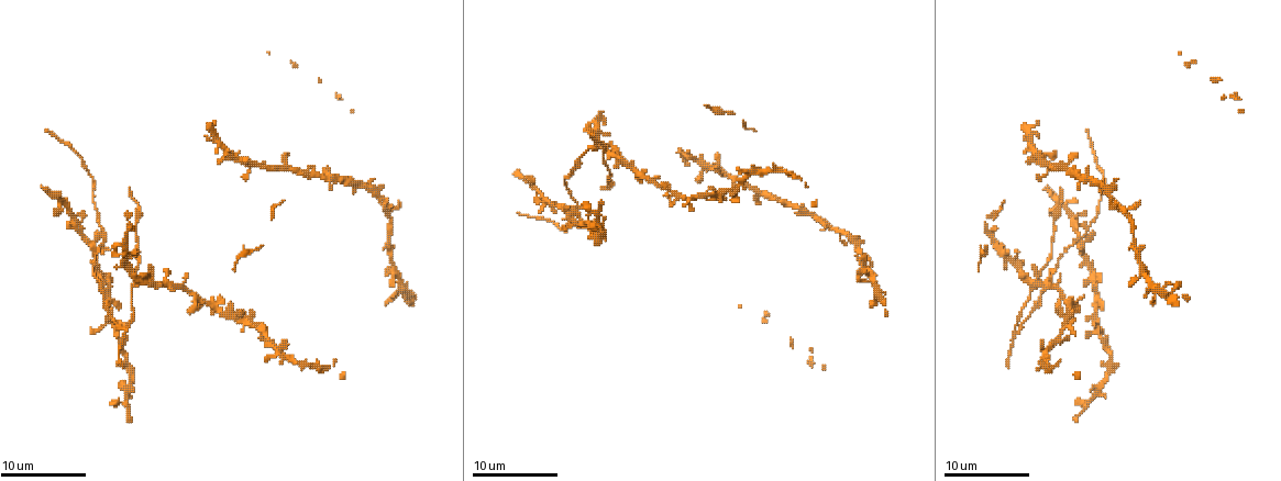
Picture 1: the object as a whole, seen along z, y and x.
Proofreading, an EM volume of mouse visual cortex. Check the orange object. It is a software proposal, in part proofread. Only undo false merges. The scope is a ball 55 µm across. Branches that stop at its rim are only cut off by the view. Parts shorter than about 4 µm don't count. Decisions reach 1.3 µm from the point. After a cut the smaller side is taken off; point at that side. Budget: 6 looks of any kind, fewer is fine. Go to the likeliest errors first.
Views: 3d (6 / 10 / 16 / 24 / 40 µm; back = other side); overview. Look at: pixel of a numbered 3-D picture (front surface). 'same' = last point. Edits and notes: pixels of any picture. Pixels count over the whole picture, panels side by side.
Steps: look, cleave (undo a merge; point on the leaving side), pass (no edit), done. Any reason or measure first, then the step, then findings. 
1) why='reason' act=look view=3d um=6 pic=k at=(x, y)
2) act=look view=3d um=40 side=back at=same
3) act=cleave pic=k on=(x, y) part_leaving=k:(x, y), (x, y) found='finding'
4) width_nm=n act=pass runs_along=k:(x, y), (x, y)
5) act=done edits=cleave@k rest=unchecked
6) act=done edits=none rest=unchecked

why='a fork' act=look view=3d um=10 pic=1 at=(606, 159)

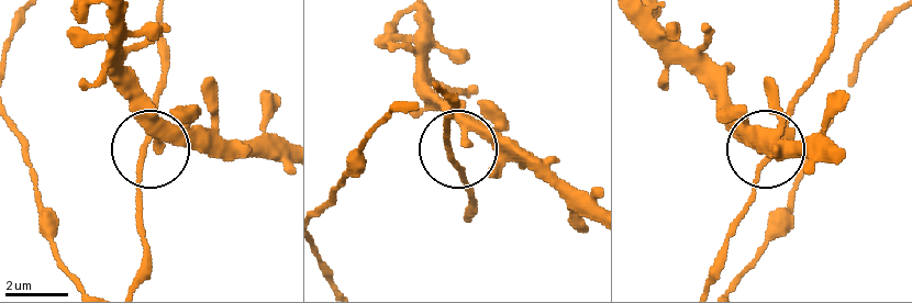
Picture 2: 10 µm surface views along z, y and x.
act=look view=3d um=6 pic=2 at=(452, 150)

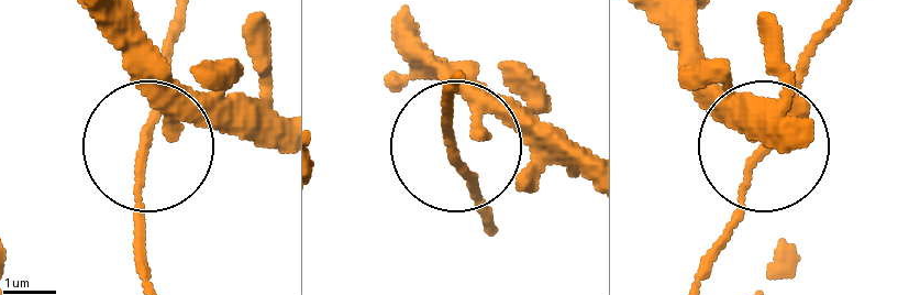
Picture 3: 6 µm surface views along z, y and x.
side_arm_um=35 arms=3 act=pass found='one neuron here'

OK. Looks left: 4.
why='three-way junction' act=look view=3d um=10 pic=1 at=(1086, 231)

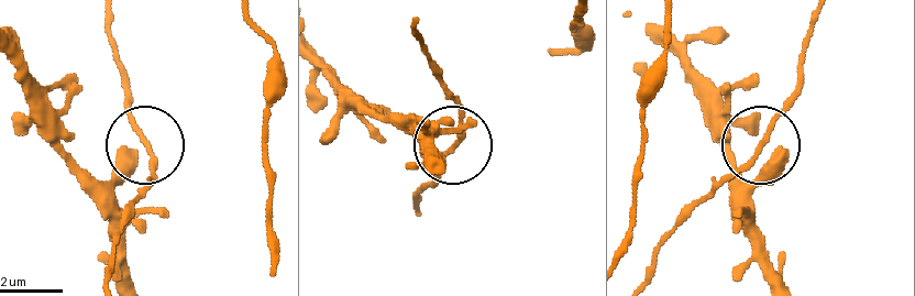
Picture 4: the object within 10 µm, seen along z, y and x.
why='from behind' act=look view=3d um=10 side=back pic=4 at=(763, 142)

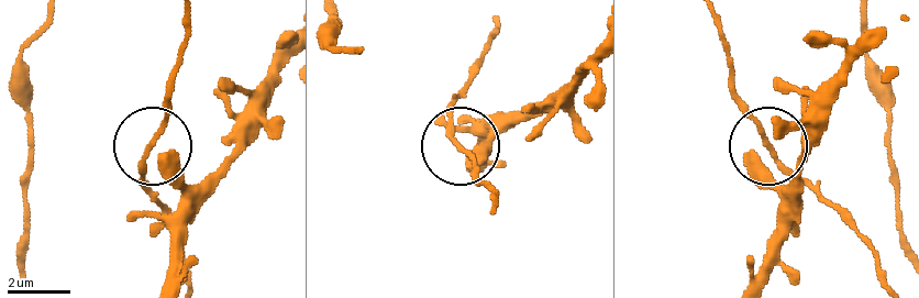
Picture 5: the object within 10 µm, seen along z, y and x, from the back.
side_arm_um=17 act=pass runs_along=5:(496, 25), (449, 117), (477, 186) found='one neuron here'

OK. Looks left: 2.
why='four-way junction' act=look view=3d um=10 pic=1 at=(654, 180)

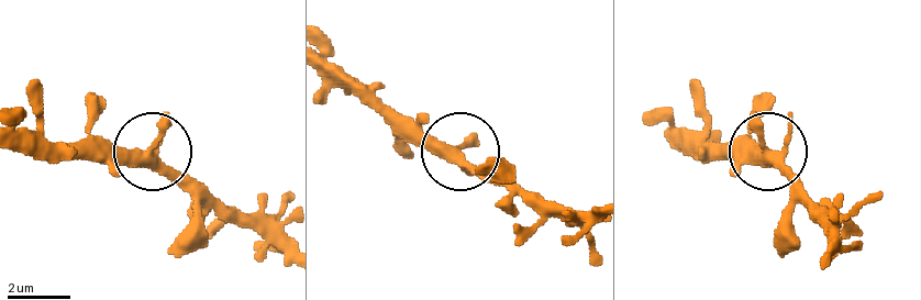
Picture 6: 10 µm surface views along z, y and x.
width_nm=320 act=pass runs_along=6:(20, 142), (146, 150), (177, 176), (207, 186) found='one neuron here'

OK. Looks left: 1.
act=done edits=none rest=unchecked

